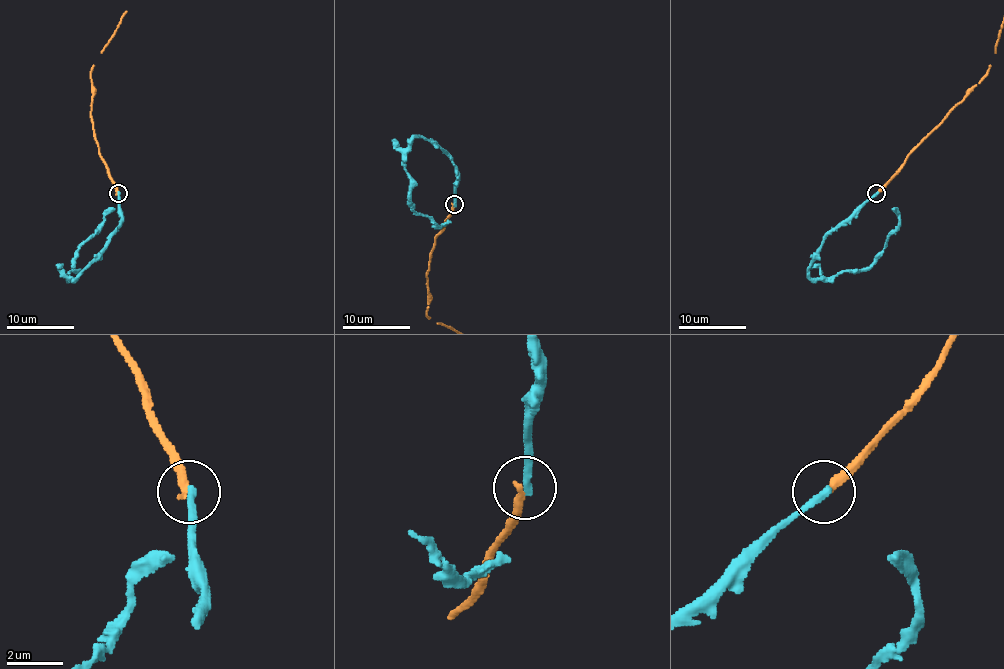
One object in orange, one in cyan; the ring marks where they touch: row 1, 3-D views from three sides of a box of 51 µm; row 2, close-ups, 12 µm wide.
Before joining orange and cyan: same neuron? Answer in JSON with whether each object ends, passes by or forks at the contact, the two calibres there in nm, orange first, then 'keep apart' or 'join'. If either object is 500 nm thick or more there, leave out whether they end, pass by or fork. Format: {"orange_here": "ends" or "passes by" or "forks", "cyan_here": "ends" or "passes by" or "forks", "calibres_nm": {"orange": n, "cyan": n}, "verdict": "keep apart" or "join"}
{"orange_here": "ends", "cyan_here": "ends", "calibres_nm": {"orange": 320, "cyan": 280}, "verdict": "keep apart"}

